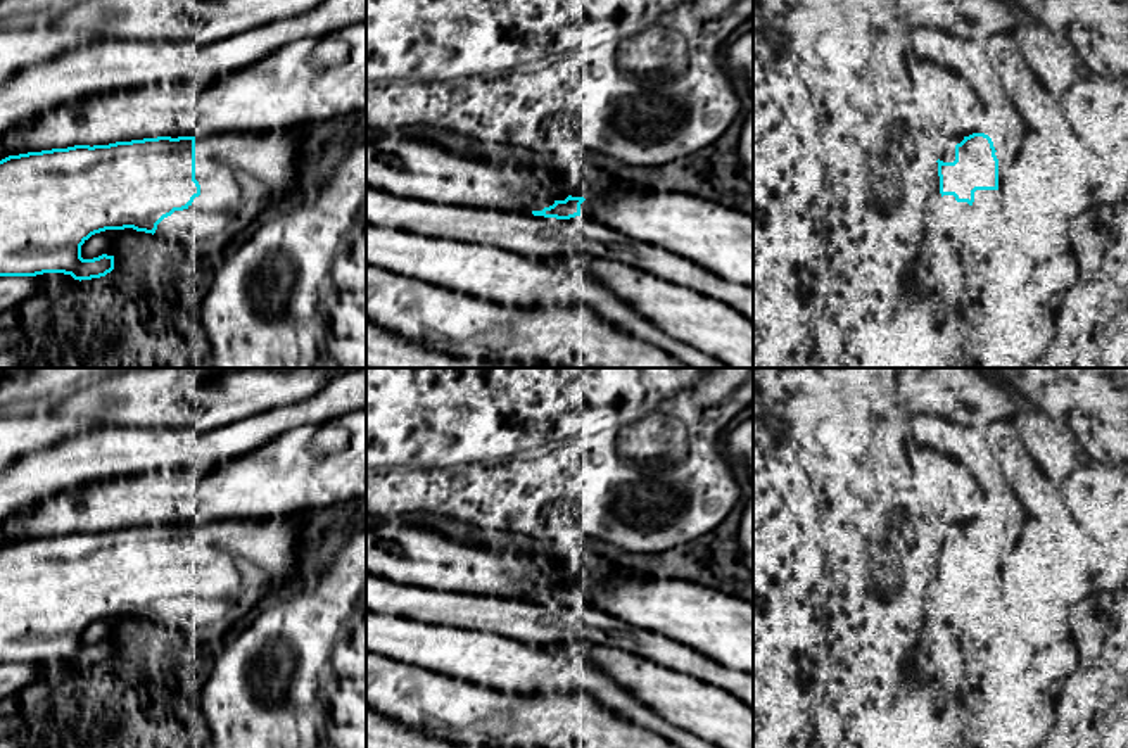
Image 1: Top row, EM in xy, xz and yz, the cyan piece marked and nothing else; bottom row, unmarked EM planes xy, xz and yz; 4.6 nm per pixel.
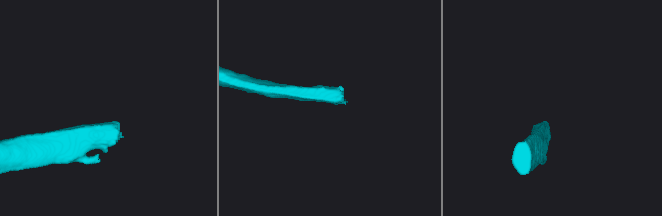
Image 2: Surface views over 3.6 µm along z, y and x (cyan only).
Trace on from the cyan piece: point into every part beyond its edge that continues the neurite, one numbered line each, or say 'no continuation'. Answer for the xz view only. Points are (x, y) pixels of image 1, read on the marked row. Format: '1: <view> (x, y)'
1: xz (719, 239)

